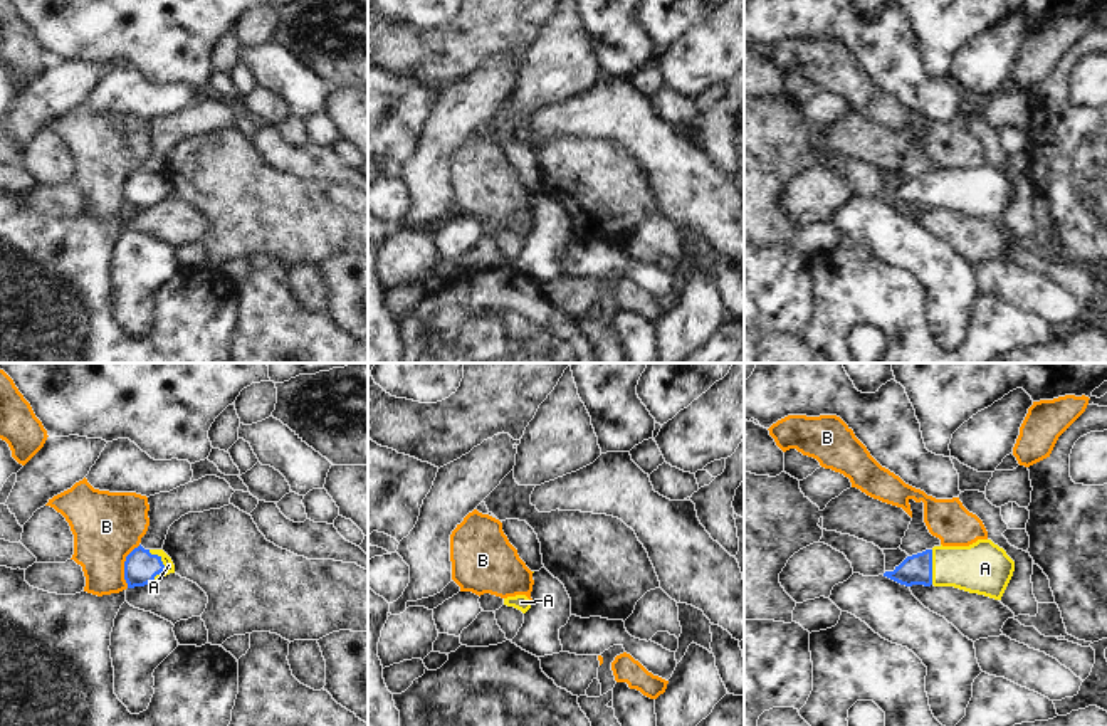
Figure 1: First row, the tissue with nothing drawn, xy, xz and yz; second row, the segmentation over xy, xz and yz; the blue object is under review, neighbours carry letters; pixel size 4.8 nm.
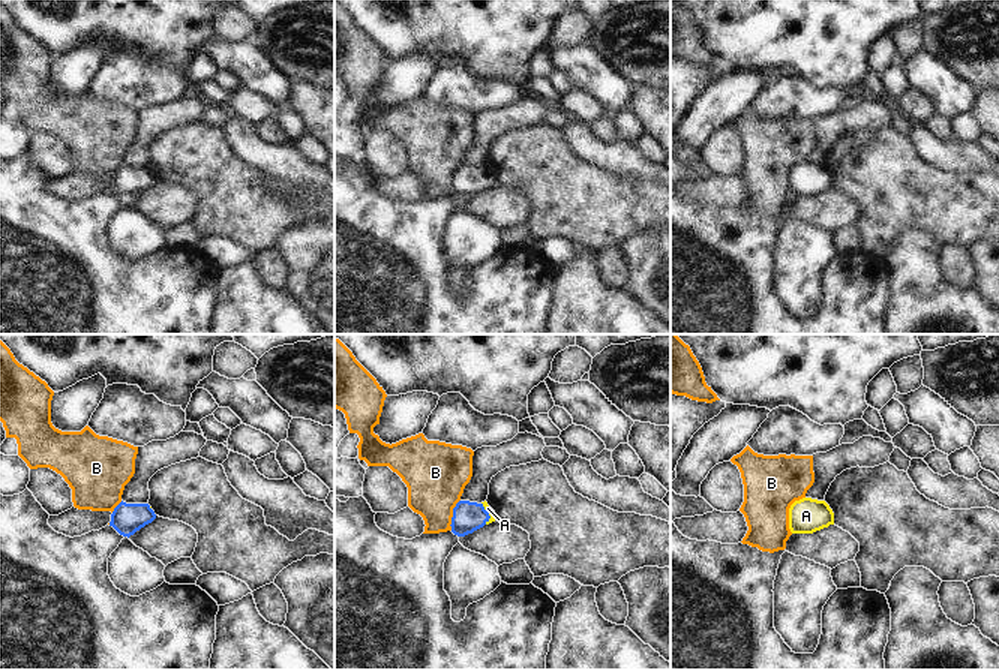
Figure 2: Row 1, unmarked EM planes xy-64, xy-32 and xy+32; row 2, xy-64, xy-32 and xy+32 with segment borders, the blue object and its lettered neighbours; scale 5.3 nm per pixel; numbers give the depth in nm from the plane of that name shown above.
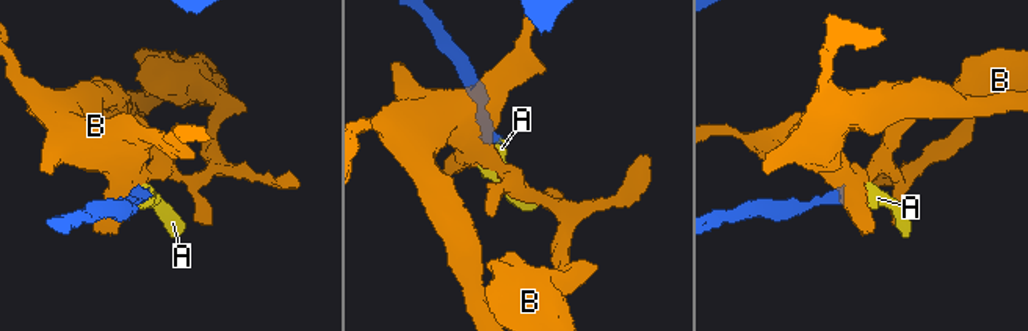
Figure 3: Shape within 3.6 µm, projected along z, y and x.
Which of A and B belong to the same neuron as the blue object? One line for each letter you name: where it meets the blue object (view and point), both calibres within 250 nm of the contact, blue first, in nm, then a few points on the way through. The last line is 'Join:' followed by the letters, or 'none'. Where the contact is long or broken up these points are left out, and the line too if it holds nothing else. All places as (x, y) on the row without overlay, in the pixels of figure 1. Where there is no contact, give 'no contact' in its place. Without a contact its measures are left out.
A: xy (162, 187) | 160/50 nm | across xy (141, 190), (162, 187), (168, 189)
Join: A

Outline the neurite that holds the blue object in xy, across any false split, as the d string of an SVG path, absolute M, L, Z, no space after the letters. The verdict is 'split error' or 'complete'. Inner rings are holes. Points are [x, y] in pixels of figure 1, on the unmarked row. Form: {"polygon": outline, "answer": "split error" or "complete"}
{"polygon": "M139 168L124 185L124 203L128 212L144 210L170 197L175 197L175 188L163 173L144 173Z", "answer": "split error"}

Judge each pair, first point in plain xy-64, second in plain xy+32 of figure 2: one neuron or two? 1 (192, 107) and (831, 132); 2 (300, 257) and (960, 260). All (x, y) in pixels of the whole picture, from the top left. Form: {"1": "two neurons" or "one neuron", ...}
{"1": "one neuron", "2": "two neurons"}

